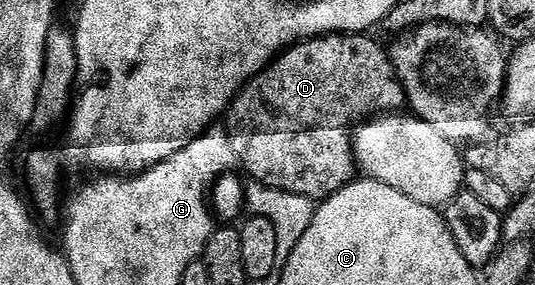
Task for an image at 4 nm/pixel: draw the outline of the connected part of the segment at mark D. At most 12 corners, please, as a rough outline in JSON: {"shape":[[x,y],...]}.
{"shape":[[367,33],[304,39],[236,94],[254,182],[322,201],[352,128],[407,102]]}

